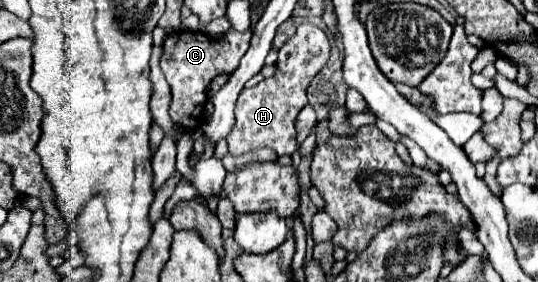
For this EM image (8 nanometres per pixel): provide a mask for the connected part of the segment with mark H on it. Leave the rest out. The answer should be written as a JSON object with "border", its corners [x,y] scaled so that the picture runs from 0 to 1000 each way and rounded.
{"border":[[[565,82],[550,103],[550,124],[517,174],[513,259],[468,316],[446,323],[439,358],[439,436],[420,486],[428,550],[450,550],[483,521],[498,521],[513,535],[513,550],[543,550],[554,528],[546,429],[572,365],[569,316],[591,252],[606,230],[610,195],[613,152],[595,96]]]}

